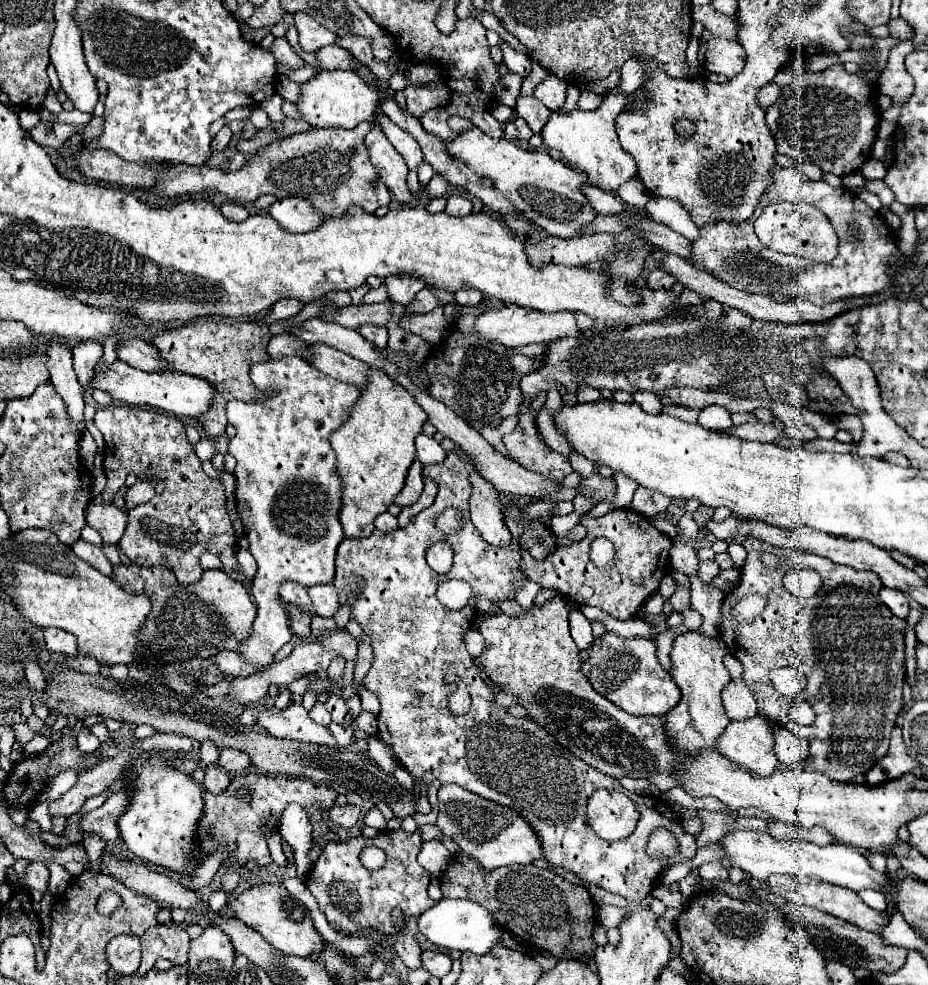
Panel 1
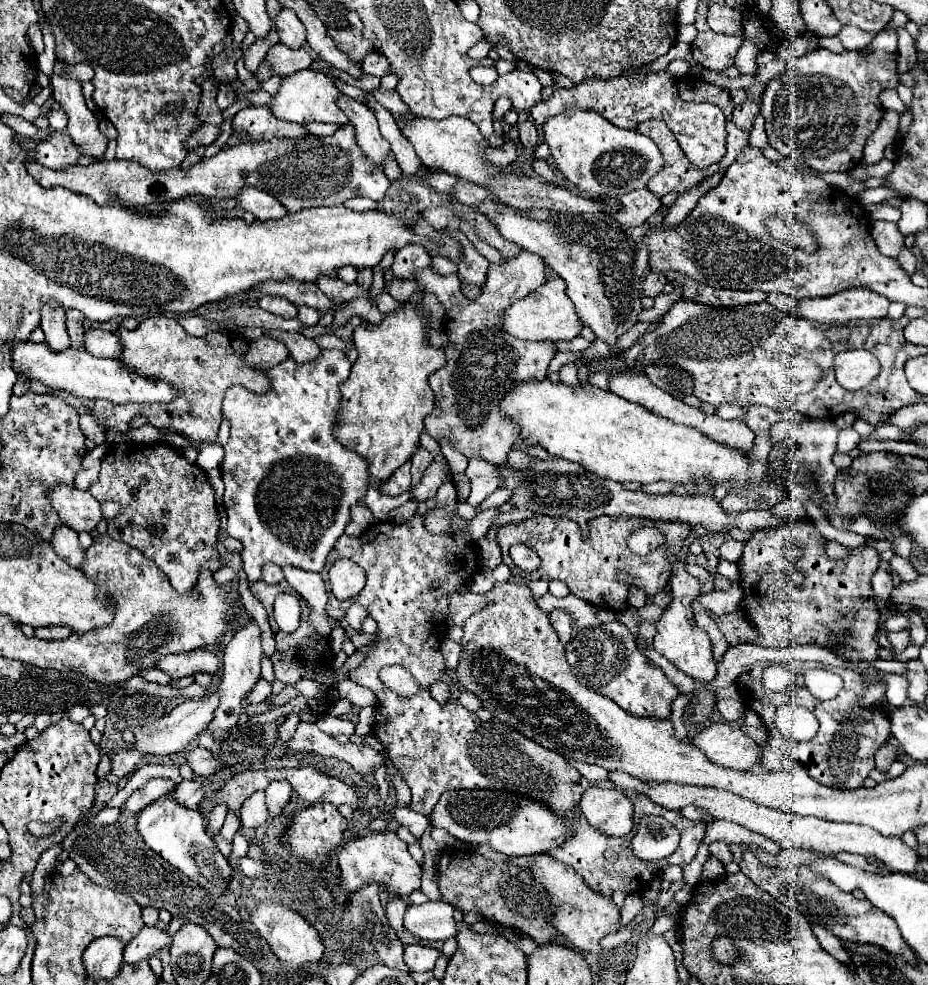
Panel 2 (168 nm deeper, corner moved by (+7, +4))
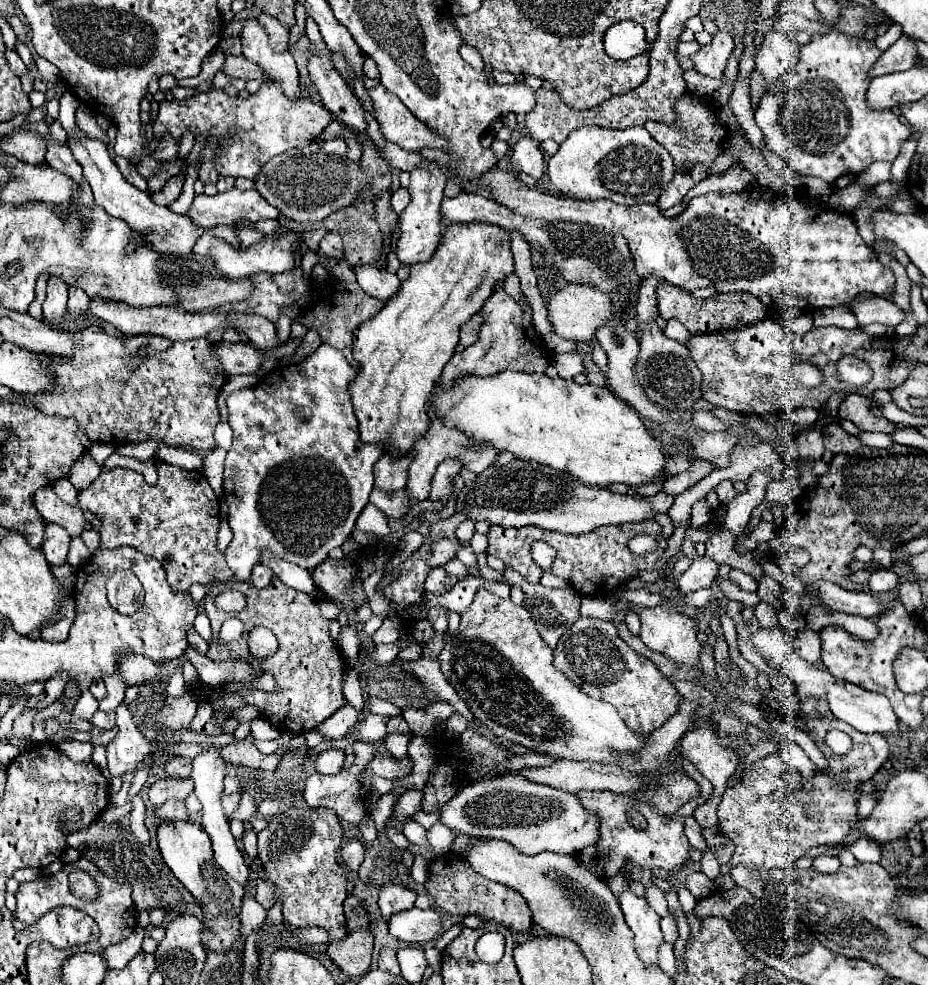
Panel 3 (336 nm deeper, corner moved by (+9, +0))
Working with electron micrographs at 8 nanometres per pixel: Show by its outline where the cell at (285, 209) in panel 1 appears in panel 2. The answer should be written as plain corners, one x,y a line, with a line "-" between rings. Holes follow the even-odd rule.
243,186
239,194
235,196
237,204
245,210
251,212
257,220
271,220
271,218
283,218
287,210
279,204
277,198
273,198
267,192
261,192
253,186

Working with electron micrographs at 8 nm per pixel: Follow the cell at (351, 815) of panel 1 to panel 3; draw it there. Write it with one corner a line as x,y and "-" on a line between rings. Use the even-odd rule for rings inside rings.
293,808
271,818
257,838
265,876
255,886
255,900
269,908
273,888
279,888
283,896
283,918
291,926
321,926
329,932
329,940
345,938
343,900
347,898
347,878
337,864
337,848
341,844
337,812
329,808

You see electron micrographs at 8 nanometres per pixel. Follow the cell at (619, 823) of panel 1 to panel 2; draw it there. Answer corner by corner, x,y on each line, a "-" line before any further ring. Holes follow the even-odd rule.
591,786
581,798
585,818
609,836
627,836
633,828
631,800
621,790

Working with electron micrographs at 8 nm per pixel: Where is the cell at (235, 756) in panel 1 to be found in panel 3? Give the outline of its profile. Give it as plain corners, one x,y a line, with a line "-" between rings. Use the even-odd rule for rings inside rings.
175,756
165,764
165,772
171,778
189,778
191,774
191,758
183,758
183,756

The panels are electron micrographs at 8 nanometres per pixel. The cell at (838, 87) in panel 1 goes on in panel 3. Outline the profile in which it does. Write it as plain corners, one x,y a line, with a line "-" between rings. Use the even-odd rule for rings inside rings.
831,30
829,34
813,34
811,42
801,46
799,60
795,64
795,80
785,80
781,90
767,92
755,110
755,122
765,134
767,148
799,174
817,176
829,184
845,174
863,172
875,160
893,162
899,154
901,142
911,134
911,128
905,126
891,110
881,110
881,114
877,114
865,106
865,90
871,82
869,70
881,54
883,52
873,40
853,38
837,30

